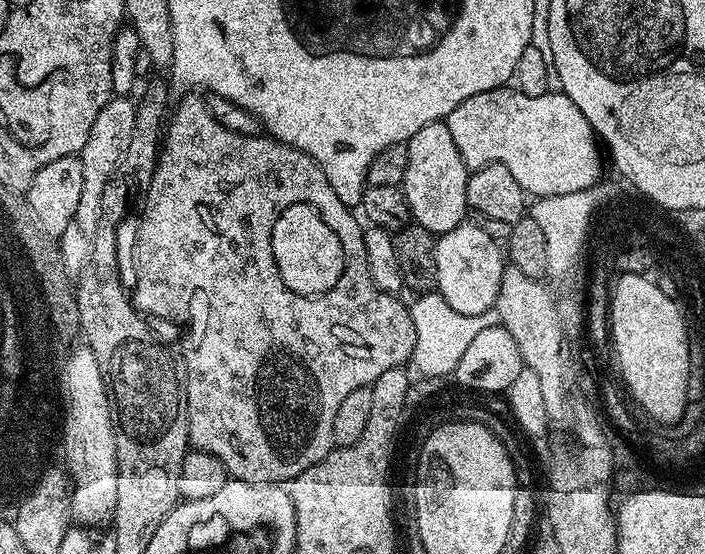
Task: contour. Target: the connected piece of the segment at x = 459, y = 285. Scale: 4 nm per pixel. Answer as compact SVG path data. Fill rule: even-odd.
M465 222L454 226L454 230L439 233L436 241L435 291L463 316L484 316L495 305L506 267L506 256L501 245L500 248L496 245L487 227L476 224Z

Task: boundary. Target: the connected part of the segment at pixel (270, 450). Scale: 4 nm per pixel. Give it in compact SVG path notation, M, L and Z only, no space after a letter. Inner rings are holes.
M196 90L185 92L188 93L177 104L175 101L174 111L163 129L158 159L150 173L152 181L149 182L148 193L144 196L144 209L140 212L140 225L136 228L136 245L132 248L132 260L136 263L134 303L141 313L149 317L161 316L162 319L173 320L176 324L188 324L188 333L184 336L182 392L186 397L188 410L189 445L195 451L214 454L214 458L222 462L222 466L233 480L250 484L284 484L302 474L302 470L326 458L326 454L332 451L334 414L338 405L346 399L346 394L369 387L375 380L382 378L386 370L404 368L412 360L412 352L415 350L414 322L411 320L409 305L403 304L399 295L381 292L370 278L361 221L358 216L356 221L356 216L352 213L355 211L344 204L338 194L334 194L330 182L326 182L326 174L322 174L320 167L302 149L292 144L283 144L267 134L243 136L240 132L226 130L226 126L218 126L218 122L214 122L211 117L210 110L206 110L204 96ZM295 203L306 203L316 208L318 215L338 236L345 254L345 268L341 277L338 278L337 284L322 296L296 296L283 284L278 266L275 265L274 251L271 250L271 232L278 216Z

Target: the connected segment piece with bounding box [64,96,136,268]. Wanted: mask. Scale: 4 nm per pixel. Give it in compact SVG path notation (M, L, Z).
M116 96L98 110L98 118L94 118L94 126L90 126L90 138L86 138L86 146L82 146L78 154L82 162L82 202L78 202L78 210L74 210L76 220L69 225L64 238L69 267L83 268L90 258L90 250L94 250L94 230L98 230L98 218L102 214L102 190L106 190L106 184L117 175L126 146L130 146L130 134L134 134L135 117L135 103L127 96Z

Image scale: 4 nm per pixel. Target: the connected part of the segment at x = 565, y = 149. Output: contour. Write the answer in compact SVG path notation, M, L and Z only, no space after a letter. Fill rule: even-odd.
M512 86L486 90L454 106L446 123L450 138L454 138L454 146L458 146L458 154L462 154L462 162L467 168L475 170L494 163L506 166L506 170L510 170L510 174L518 178L518 186L522 186L529 197L572 194L594 187L601 179L602 148L598 137L590 122L586 122L582 110L578 110L578 106L574 106L572 99L565 96L563 91L527 96Z

